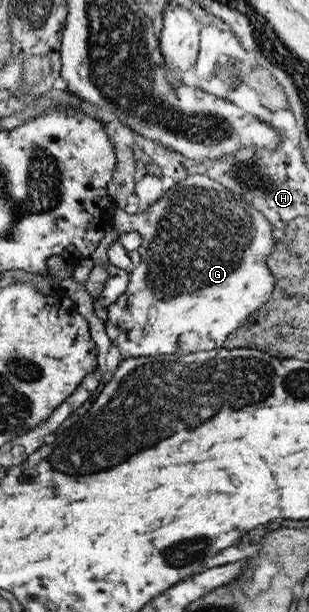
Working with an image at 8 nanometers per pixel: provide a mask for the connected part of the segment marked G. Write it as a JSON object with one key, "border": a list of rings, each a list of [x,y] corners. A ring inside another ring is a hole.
{"border":[[[190,175],[186,185],[184,183],[174,185],[170,191],[162,194],[143,212],[138,213],[138,215],[128,215],[123,209],[116,209],[114,213],[114,227],[119,235],[128,233],[130,230],[137,231],[141,235],[142,241],[137,249],[137,252],[141,255],[141,262],[129,272],[126,292],[107,307],[108,319],[105,323],[107,336],[115,343],[115,348],[121,349],[121,359],[140,356],[163,356],[164,354],[191,354],[222,347],[226,337],[236,331],[238,327],[242,327],[248,321],[248,317],[268,301],[268,297],[270,297],[270,293],[274,289],[274,276],[266,263],[267,257],[274,251],[274,245],[276,245],[270,223],[244,197],[238,197],[236,193],[232,195],[226,187],[222,187],[214,179],[208,179],[206,175]]]}

